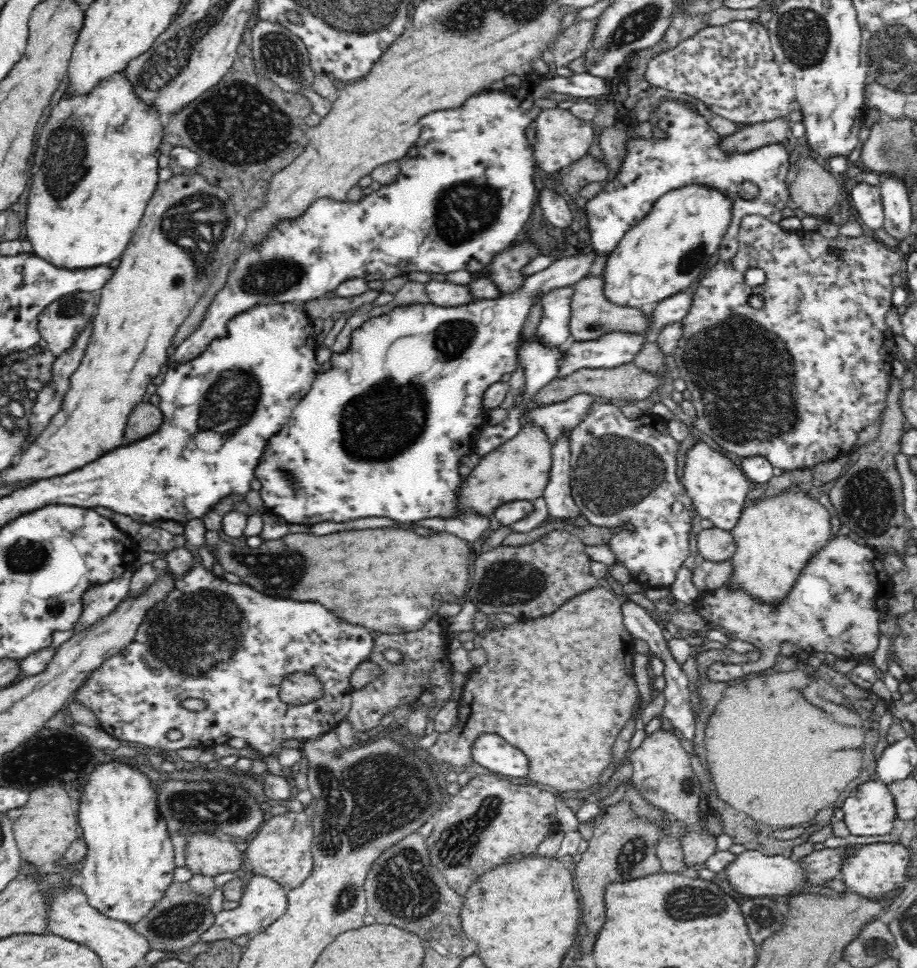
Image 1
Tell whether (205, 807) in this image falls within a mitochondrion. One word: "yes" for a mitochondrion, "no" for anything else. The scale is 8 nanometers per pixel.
yes

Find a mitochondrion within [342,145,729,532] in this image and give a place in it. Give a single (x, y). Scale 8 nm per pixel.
(616, 471)

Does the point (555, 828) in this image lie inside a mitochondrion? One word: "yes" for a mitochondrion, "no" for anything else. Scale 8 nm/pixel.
no

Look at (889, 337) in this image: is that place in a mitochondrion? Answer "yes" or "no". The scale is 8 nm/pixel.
no

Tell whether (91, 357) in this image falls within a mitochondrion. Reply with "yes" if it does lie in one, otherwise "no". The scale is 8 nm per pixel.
no

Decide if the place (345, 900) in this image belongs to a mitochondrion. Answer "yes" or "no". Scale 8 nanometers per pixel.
yes

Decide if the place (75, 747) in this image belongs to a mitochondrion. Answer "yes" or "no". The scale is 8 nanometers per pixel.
yes

